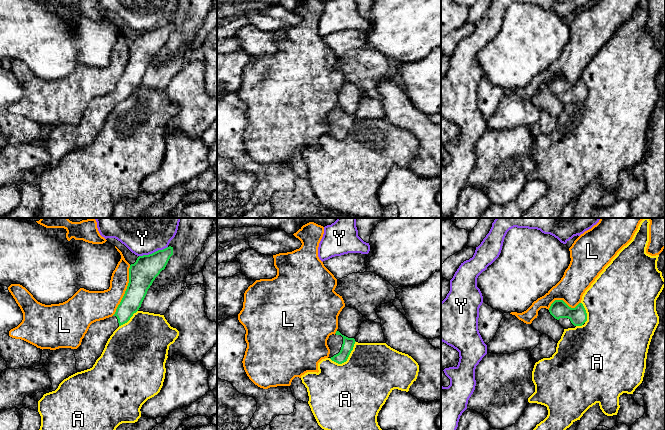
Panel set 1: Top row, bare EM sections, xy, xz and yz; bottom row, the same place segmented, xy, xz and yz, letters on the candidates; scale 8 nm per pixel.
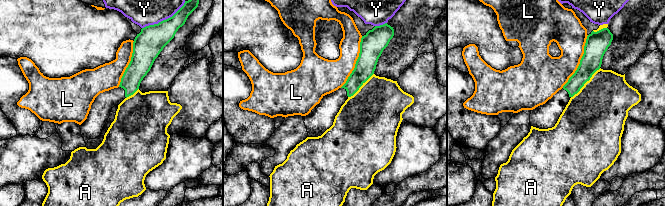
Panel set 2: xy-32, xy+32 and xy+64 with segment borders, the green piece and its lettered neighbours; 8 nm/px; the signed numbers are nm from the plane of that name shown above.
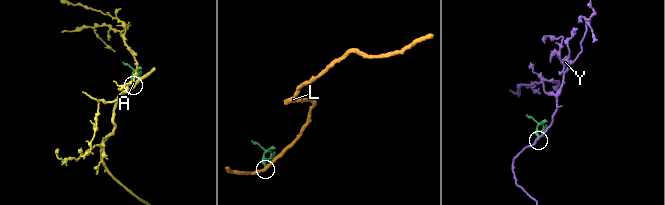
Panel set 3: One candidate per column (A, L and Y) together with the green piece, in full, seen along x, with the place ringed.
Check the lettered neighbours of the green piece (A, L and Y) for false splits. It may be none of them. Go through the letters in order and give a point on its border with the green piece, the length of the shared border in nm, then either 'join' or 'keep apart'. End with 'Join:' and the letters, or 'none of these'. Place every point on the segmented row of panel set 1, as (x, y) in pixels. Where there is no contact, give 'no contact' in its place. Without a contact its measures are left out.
A: meets green in xz at (347, 358); contact 260 nm long; keep apart
L: meets green in xy at (126, 290); contact 440 nm long; keep apart
Y: meets green in xy at (154, 252); contact 240 nm long; keep apart
Join: none of these

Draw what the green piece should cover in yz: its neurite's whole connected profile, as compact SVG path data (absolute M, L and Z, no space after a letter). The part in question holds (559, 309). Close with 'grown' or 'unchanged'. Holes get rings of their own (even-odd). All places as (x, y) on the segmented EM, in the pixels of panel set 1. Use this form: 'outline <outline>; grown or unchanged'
outline M555 300L549 312L564 329L582 326L587 321L587 313L582 303L571 308L563 300Z; grown

